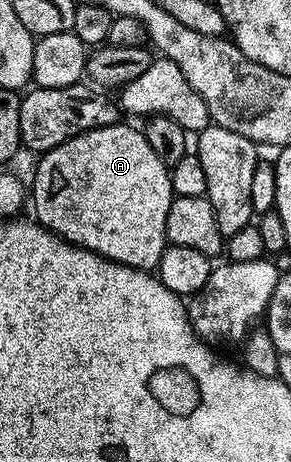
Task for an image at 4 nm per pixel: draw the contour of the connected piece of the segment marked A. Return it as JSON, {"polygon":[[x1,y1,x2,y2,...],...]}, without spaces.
{"polygon":[[115,125,111,127,98,127,83,134,76,135,72,139,66,140,52,151,43,153,36,167,36,176,30,179,30,207,36,210,35,222,52,234,64,239,65,242,74,247,84,247,87,251,92,251,96,255,109,259,114,263,120,263,123,267,134,267,138,271,151,272,159,268,160,258,166,246,166,213,170,213,170,205,174,198,172,193,172,177,169,168,164,166,162,161,158,161,154,149,150,149,150,141,146,141,143,130,132,127,122,127]]}

